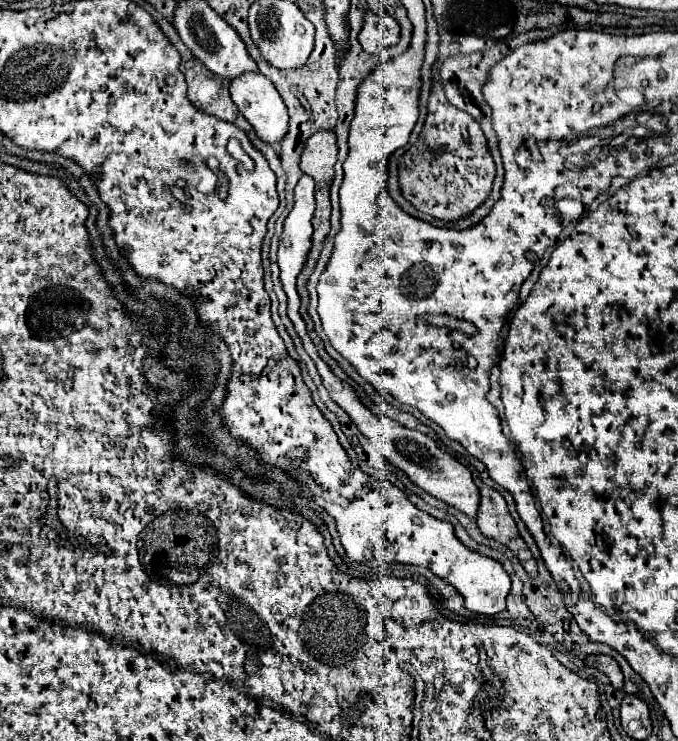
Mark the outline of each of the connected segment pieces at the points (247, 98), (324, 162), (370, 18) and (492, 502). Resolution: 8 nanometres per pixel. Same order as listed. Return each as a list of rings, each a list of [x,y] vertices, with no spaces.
[[[252,72],[252,74],[242,74],[240,78],[234,78],[230,82],[230,96],[234,100],[234,104],[238,106],[240,114],[254,126],[256,134],[268,142],[268,144],[278,144],[284,134],[288,132],[288,112],[286,106],[278,94],[278,90],[272,86],[272,82],[260,74],[260,72]]]
[[[320,130],[320,132],[316,132],[316,134],[312,134],[310,138],[308,138],[308,142],[306,142],[306,146],[304,146],[304,152],[302,152],[302,160],[300,160],[300,168],[302,168],[302,172],[304,174],[308,174],[308,176],[312,176],[314,180],[316,180],[316,212],[314,212],[314,218],[312,218],[312,224],[314,224],[314,236],[312,236],[312,248],[310,248],[310,256],[308,256],[308,260],[306,260],[306,264],[304,264],[304,268],[302,268],[302,272],[298,274],[298,294],[300,294],[300,300],[302,300],[302,306],[300,306],[300,314],[302,314],[302,318],[304,318],[304,322],[306,322],[306,326],[308,326],[308,334],[310,334],[310,338],[312,338],[312,342],[316,344],[316,348],[318,348],[318,354],[322,356],[322,360],[332,368],[332,372],[338,376],[338,378],[342,378],[342,380],[346,380],[346,382],[350,382],[352,384],[352,388],[354,390],[358,390],[358,394],[360,394],[360,386],[338,366],[338,362],[332,358],[332,356],[328,356],[328,352],[324,350],[324,344],[322,344],[322,340],[320,340],[320,336],[314,332],[314,326],[312,326],[312,320],[310,320],[310,316],[308,316],[308,290],[306,290],[306,282],[308,282],[308,276],[312,274],[312,270],[314,270],[314,264],[316,264],[316,260],[318,260],[318,254],[320,254],[320,250],[322,250],[322,244],[324,244],[324,238],[326,238],[326,234],[330,232],[330,186],[332,186],[332,180],[334,180],[334,162],[336,162],[336,154],[338,154],[338,148],[336,148],[336,136],[334,136],[334,130]]]
[[[372,10],[364,12],[364,24],[358,42],[368,54],[380,54],[384,48],[394,46],[400,38],[400,26],[392,16],[380,16]]]
[[[478,480],[476,486],[480,490],[480,508],[478,508],[478,516],[476,516],[478,528],[482,530],[484,536],[506,544],[518,556],[518,560],[522,562],[526,572],[530,576],[536,576],[538,574],[536,560],[520,536],[516,522],[506,508],[506,500],[502,498],[500,492],[486,486],[482,480]]]

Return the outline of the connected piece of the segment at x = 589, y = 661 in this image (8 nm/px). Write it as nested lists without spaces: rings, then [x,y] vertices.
[[[604,654],[588,656],[586,658],[586,666],[598,668],[600,672],[604,672],[610,678],[610,682],[612,682],[614,688],[622,688],[622,670],[620,670],[618,662],[612,656],[604,656]]]

